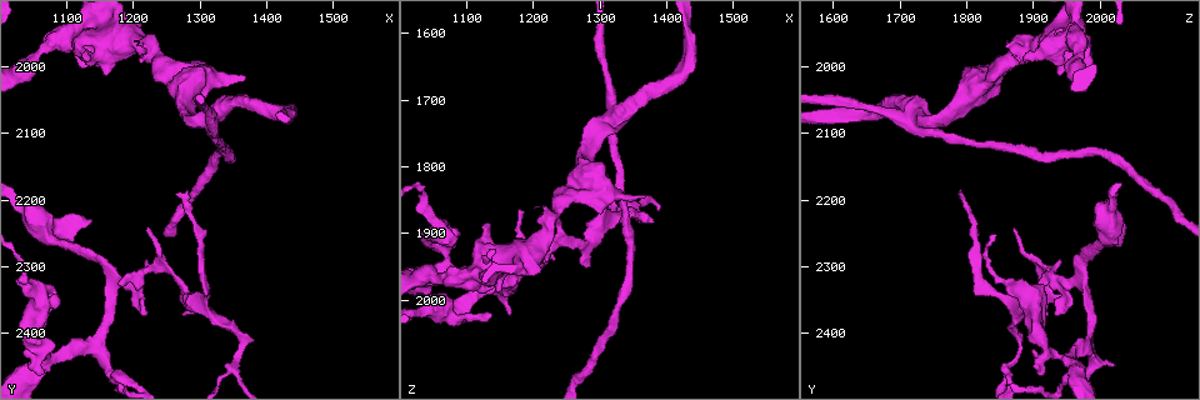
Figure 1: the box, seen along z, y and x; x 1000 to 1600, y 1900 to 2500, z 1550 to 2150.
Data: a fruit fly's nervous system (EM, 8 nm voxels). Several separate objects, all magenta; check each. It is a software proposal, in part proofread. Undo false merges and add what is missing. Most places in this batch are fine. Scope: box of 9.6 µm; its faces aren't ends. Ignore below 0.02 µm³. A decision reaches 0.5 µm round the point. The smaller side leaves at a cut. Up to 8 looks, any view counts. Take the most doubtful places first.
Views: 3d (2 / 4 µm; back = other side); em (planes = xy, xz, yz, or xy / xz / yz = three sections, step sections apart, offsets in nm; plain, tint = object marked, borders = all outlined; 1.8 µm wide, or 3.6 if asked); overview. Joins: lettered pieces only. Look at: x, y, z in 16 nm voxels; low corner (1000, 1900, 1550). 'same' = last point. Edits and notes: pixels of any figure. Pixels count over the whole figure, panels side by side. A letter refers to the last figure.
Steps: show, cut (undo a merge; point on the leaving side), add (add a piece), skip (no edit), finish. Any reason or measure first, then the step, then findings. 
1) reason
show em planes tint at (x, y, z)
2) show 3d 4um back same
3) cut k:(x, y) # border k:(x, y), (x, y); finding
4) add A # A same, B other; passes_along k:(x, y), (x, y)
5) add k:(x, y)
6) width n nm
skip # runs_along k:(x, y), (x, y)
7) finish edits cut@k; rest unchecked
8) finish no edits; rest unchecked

abrupt turn
show em 3.6um planes borders at (1300, 2085, 1745)

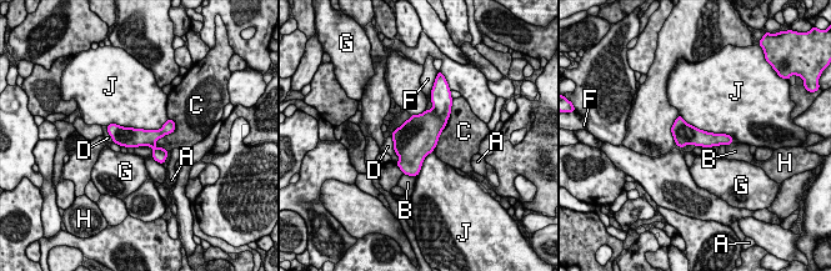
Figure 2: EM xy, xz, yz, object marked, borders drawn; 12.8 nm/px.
cut 2:(441, 99) # A other, B other, C other, D other, F other, G other, H other, J other; border 2:(432, 108), (445, 123); two cells meet here

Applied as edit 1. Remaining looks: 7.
redraw
show overview

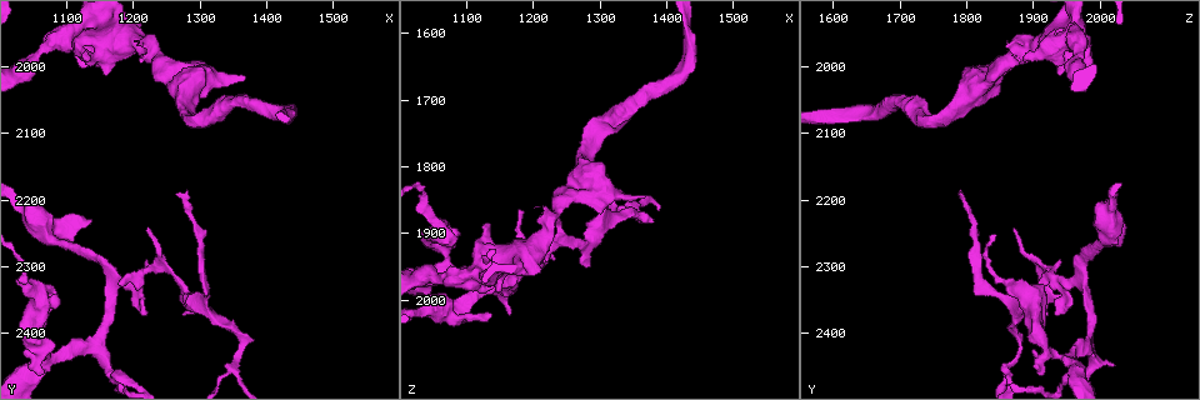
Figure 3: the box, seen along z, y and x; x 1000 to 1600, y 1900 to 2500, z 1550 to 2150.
abrupt turn
show em 3.6um planes borders at (1150, 1960, 1935)

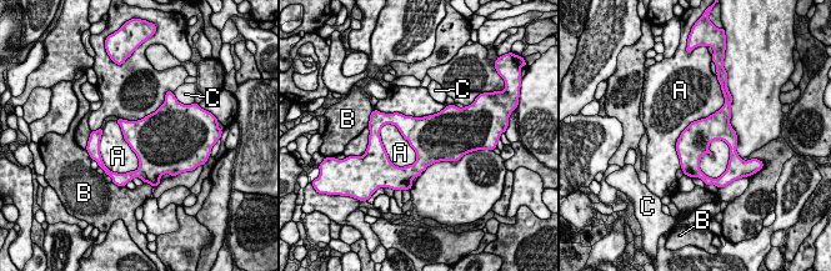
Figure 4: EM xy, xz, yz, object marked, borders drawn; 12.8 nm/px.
skip # A other, B other, C other; continuous, no second cell

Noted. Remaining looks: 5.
three arms meet
show 3d 4um at (1350, 2450, 1870)

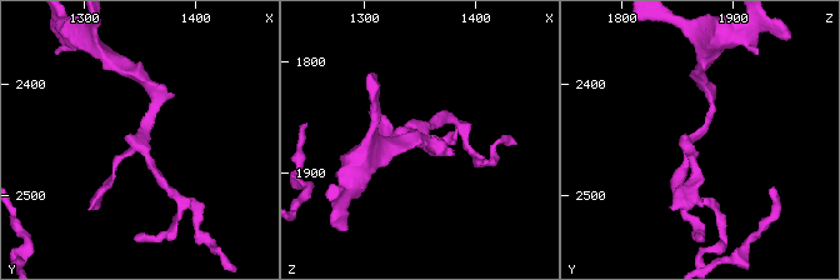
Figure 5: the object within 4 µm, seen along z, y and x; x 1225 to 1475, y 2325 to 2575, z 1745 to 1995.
arms 3
show em planes borders at (1354, 2448, 1864)

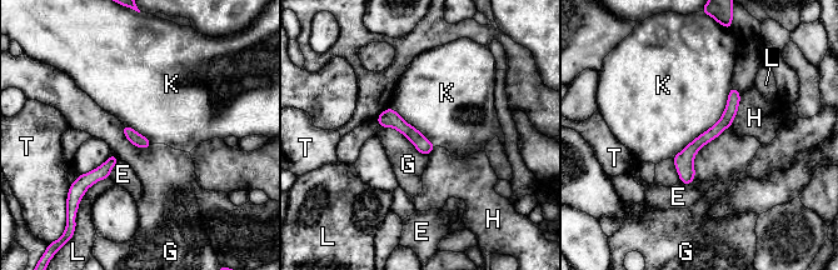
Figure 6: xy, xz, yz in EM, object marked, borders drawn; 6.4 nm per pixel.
width 90 nm
skip # E other, G other, H other, K other, L other, T other; runs_along 6:(733, 91), (727, 119), (686, 156), (686, 180); one cell here

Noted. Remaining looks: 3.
a fork
show em planes tint at (1060, 2345, 1900)

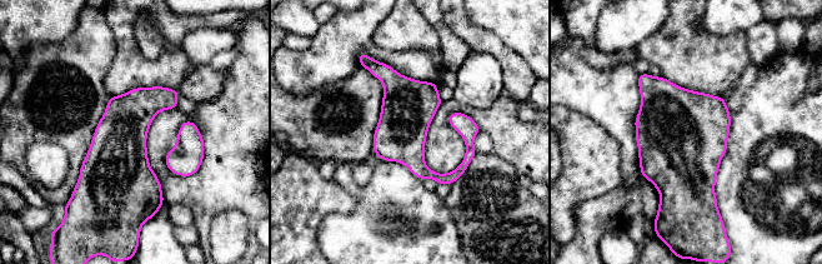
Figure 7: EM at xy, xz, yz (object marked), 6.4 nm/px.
show em planes borders same

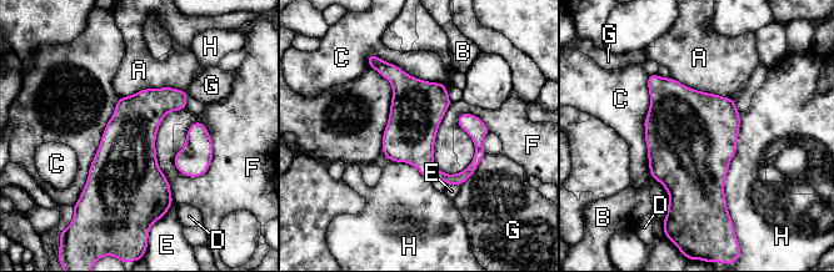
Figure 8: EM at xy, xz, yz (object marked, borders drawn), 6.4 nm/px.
width 340 nm
skip # A other, B other, C other, D other, E other, F other, G other, H other; border 8:(185, 107), (155, 140), (173, 202); continuous, no second cell

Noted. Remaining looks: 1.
finish edits cut@2; rest unchecked

